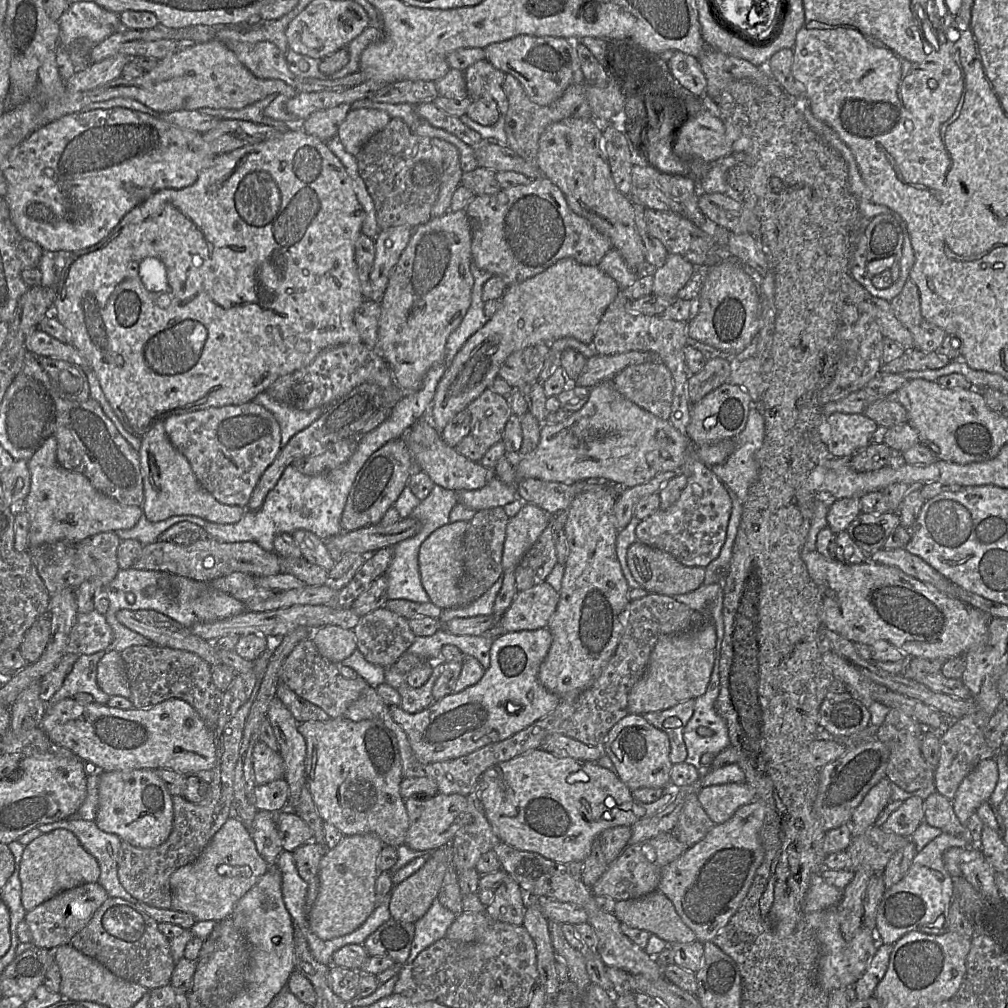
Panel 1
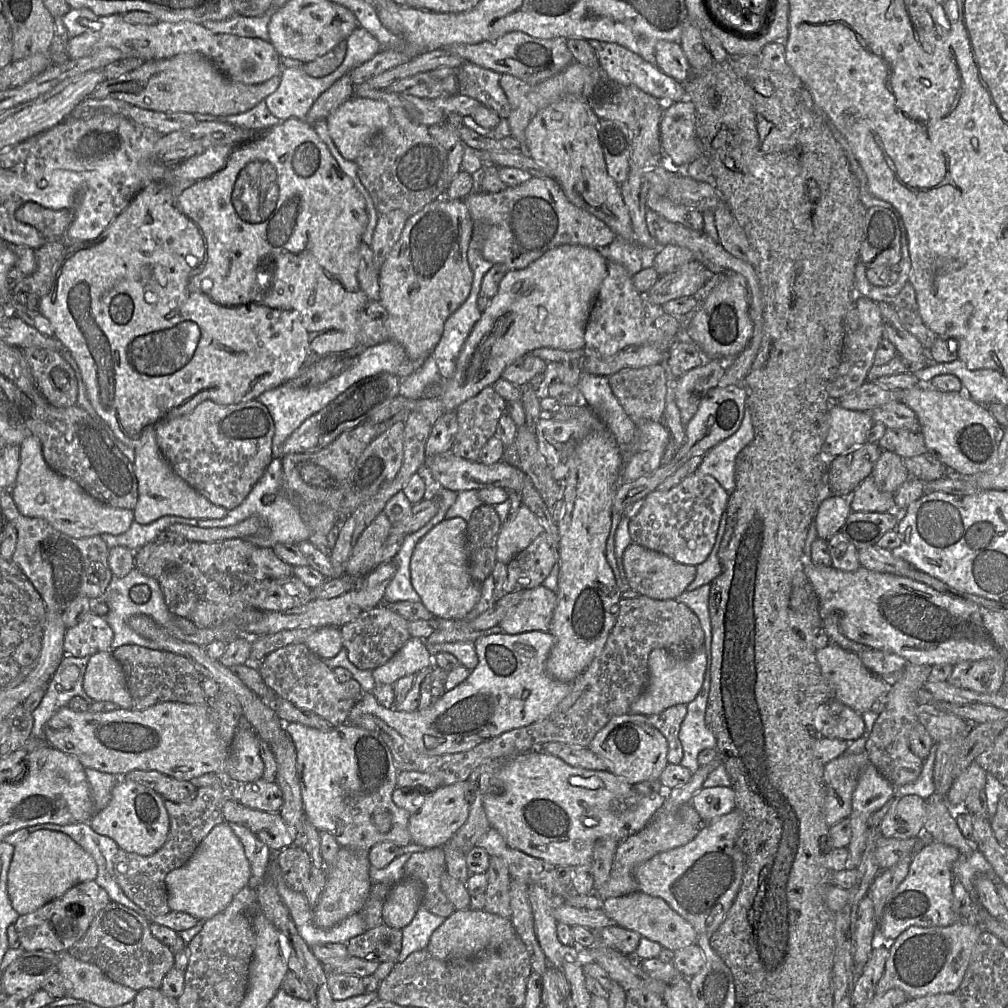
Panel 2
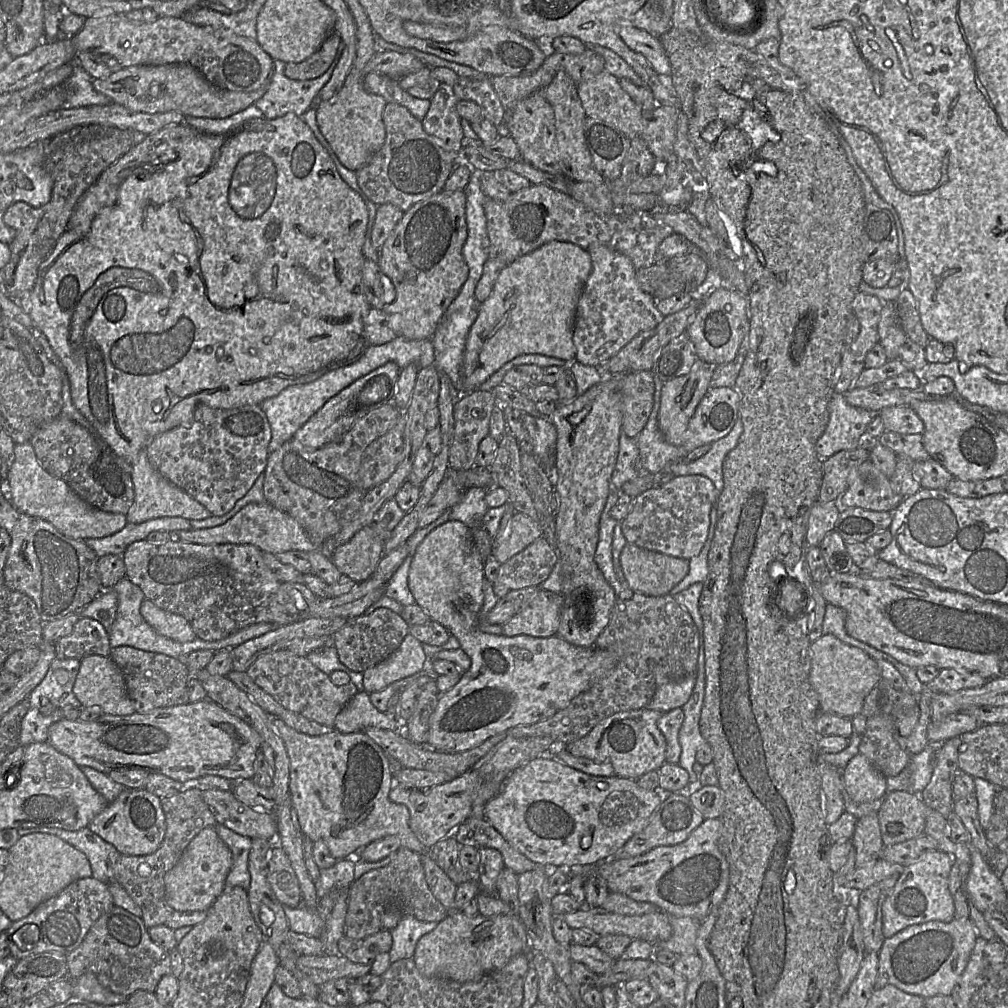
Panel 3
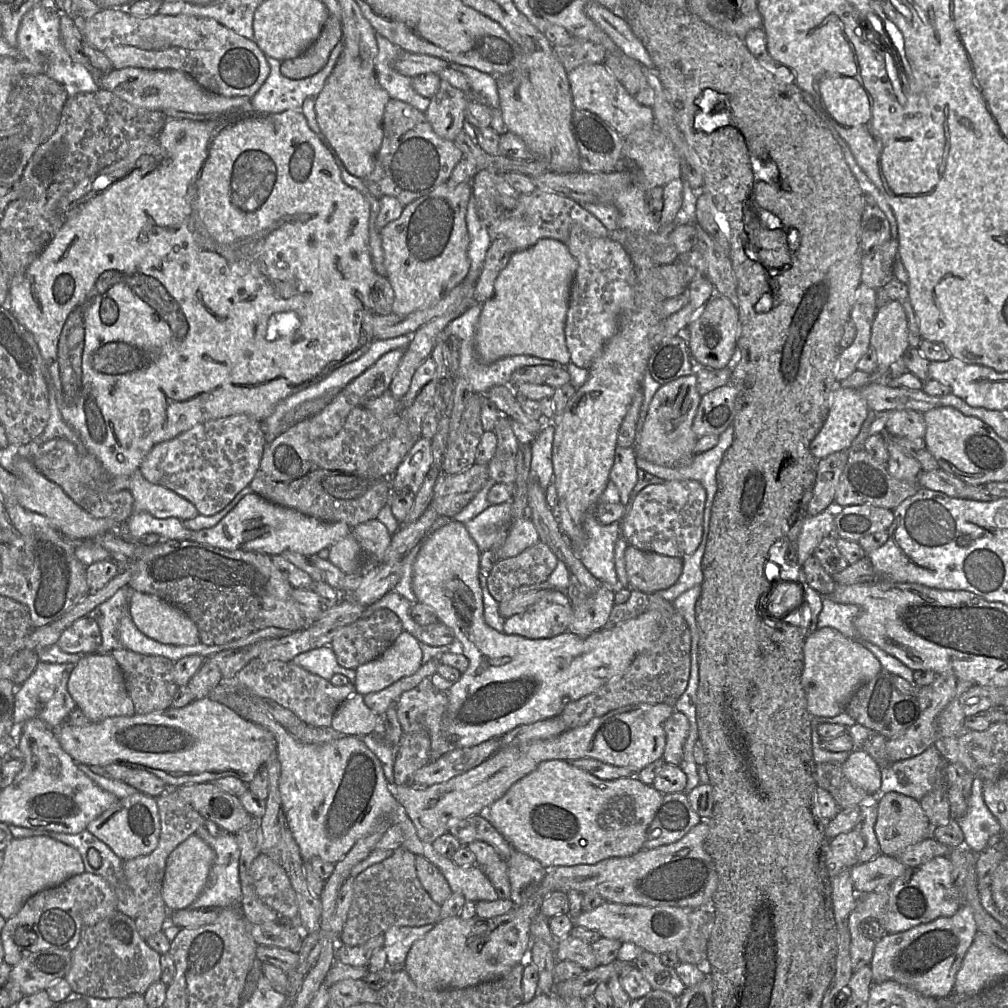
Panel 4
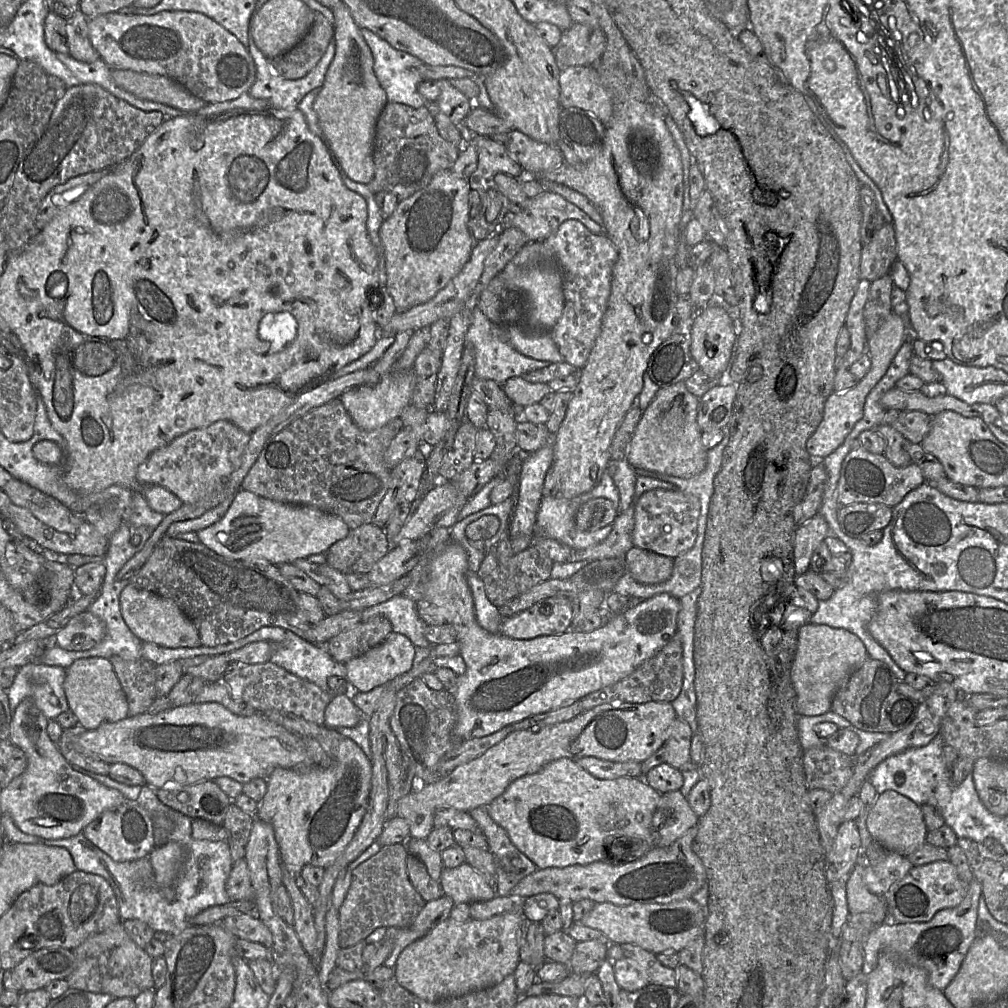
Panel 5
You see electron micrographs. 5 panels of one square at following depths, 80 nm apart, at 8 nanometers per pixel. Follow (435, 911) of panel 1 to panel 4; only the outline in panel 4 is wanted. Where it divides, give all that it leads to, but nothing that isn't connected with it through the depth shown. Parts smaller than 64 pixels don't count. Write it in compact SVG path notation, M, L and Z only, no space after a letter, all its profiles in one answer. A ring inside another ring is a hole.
M435 924L419 927L392 926L384 932L383 949L387 955L387 965L404 964L407 954L415 941L433 929Z

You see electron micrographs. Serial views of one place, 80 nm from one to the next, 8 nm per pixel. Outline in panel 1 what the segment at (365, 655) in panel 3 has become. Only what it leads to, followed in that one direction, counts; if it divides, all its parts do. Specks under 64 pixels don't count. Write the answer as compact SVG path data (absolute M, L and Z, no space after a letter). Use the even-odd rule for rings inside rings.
M378 608L362 617L353 628L357 649L370 663L392 666L415 640L407 619Z

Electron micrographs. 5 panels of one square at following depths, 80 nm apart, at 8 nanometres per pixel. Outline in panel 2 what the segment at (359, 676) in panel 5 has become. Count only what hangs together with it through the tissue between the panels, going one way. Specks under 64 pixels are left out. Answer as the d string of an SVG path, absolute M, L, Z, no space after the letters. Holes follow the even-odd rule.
M410 637L403 647L385 664L372 670L376 685L394 684L408 675L431 668L433 657L424 644L425 640Z

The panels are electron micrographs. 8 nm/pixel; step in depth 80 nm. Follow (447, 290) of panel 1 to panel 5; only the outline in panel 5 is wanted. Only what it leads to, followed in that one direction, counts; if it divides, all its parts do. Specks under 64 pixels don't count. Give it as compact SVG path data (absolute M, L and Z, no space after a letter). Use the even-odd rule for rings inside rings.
M443 170L425 188L399 201L393 214L383 220L380 238L387 274L385 286L397 312L431 300L469 260L476 242L468 228L469 193L468 179Z

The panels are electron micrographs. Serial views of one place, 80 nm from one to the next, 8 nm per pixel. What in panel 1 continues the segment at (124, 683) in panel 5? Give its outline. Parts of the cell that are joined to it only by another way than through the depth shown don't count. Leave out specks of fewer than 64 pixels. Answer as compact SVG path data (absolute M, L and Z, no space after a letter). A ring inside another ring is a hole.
M132 646L123 650L121 658L129 681L133 708L146 710L169 699L180 699L192 706L210 731L214 731L222 705L223 692L212 680L212 666L198 655L167 647Z

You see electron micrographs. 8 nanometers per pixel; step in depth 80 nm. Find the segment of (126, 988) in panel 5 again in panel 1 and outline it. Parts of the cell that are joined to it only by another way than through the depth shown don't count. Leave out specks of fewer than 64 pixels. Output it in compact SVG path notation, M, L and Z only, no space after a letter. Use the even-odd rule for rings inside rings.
M108 897L70 944L117 977L153 990L169 985L175 966L170 941L158 930L158 924L136 905Z

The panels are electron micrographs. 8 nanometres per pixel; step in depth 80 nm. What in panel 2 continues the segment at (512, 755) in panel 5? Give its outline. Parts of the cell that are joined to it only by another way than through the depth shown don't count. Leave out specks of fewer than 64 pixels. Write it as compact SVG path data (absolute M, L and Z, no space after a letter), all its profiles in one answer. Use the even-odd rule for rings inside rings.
M641 714L613 717L593 738L588 748L604 759L609 771L631 785L659 780L668 763L668 742L663 734ZM468 781L440 785L428 793L396 787L392 793L392 800L409 814L408 830L412 843L425 849L443 847L448 844L468 818L467 788Z

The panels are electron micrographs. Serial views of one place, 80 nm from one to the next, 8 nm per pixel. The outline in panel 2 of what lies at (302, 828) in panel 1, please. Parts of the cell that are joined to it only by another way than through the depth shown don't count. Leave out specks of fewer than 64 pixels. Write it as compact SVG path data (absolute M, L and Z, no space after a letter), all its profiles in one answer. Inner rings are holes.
M227 799L222 807L222 815L224 822L248 828L272 852L278 852L294 843L293 831L288 829L279 811L258 811Z

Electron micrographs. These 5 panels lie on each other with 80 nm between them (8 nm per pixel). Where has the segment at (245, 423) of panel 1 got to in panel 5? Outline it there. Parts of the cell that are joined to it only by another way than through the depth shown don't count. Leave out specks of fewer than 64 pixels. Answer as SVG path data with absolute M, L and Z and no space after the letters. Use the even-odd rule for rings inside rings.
M220 420L191 430L153 451L138 467L136 478L141 485L158 485L166 488L185 504L198 503L215 489L215 484L231 474L251 438L230 421Z

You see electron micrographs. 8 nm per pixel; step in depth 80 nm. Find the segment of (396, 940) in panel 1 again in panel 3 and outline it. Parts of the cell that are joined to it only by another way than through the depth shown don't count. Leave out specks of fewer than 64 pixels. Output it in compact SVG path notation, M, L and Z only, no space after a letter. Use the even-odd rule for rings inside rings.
M382 929L364 939L342 937L336 944L335 953L356 964L372 965L377 955L389 953L392 943L390 930Z

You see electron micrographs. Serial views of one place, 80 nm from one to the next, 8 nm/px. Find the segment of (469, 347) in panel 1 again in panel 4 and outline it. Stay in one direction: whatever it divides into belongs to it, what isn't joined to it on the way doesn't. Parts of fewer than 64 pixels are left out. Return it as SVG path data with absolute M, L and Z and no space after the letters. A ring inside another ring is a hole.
M541 239L529 248L516 251L496 278L492 296L482 304L475 333L475 350L479 361L491 364L507 356L529 355L556 361L561 366L569 364L571 358L566 346L564 328L576 270L576 259L561 241Z

